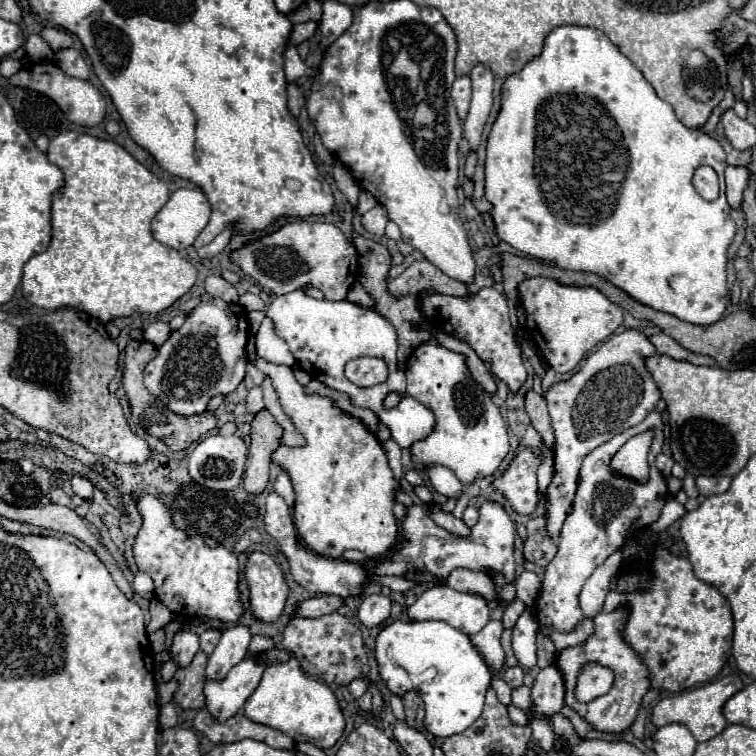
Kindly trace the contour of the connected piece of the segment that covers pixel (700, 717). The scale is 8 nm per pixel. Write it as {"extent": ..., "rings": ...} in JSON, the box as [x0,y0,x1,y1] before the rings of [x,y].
{"extent":[652,674,742,742],"rings":[[[730,674],[730,676],[724,676],[720,680],[714,680],[714,682],[708,682],[704,686],[698,686],[690,692],[682,692],[682,694],[674,694],[674,696],[668,696],[664,700],[660,700],[654,710],[652,710],[652,724],[656,728],[660,726],[666,726],[666,724],[672,724],[672,722],[678,722],[678,724],[684,724],[698,742],[706,742],[710,738],[714,738],[716,734],[720,734],[728,722],[726,718],[722,716],[722,706],[724,702],[734,696],[738,690],[742,688],[742,680],[738,674]]]}

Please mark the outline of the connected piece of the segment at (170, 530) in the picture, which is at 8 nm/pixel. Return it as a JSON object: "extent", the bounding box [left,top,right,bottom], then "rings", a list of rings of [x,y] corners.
{"extent":[134,496,242,622],"rings":[[[142,496],[138,510],[144,524],[134,542],[134,558],[140,572],[146,572],[156,584],[156,598],[178,616],[218,618],[220,622],[236,622],[242,614],[238,594],[238,558],[234,552],[216,546],[210,548],[202,538],[190,538],[174,528],[168,508],[154,496]]]}

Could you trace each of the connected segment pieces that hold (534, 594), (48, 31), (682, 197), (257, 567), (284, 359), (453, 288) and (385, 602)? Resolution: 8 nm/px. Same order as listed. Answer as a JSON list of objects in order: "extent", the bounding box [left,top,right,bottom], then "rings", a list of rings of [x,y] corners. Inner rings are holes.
[{"extent":[516,570,540,602],"rings":[[[524,570],[516,580],[516,596],[522,602],[534,602],[540,594],[540,578],[534,572]]]},{"extent":[40,26,72,52],"rings":[[[45,26],[40,34],[54,52],[58,50],[64,50],[64,48],[70,48],[72,46],[72,38],[68,32],[64,32],[61,28],[55,28],[54,26]]]},{"extent":[486,26,736,326],"rings":[[[558,26],[554,28],[546,42],[544,50],[538,58],[528,62],[524,70],[506,78],[500,90],[500,112],[496,122],[492,124],[488,146],[486,146],[486,200],[492,204],[492,220],[496,224],[496,234],[500,240],[508,242],[516,250],[526,256],[554,262],[564,270],[584,270],[594,272],[620,290],[628,292],[638,302],[674,314],[684,322],[696,326],[708,326],[722,318],[728,304],[726,290],[726,252],[734,240],[736,224],[730,218],[730,206],[724,196],[724,168],[726,168],[726,152],[720,142],[708,136],[704,130],[686,128],[674,114],[674,108],[660,100],[650,82],[642,76],[642,72],[610,42],[610,38],[596,28],[588,26]],[[698,166],[712,166],[720,176],[720,200],[706,202],[692,186],[692,170]]]},{"extent":[244,552,290,622],"rings":[[[264,552],[248,554],[244,578],[250,590],[250,610],[260,622],[276,622],[286,606],[290,588],[276,560]]]},{"extent":[256,316,296,366],"rings":[[[268,316],[262,320],[260,330],[256,334],[256,350],[258,350],[260,358],[274,362],[274,364],[292,366],[296,362],[292,352],[288,350],[288,344],[284,340],[280,340],[280,336],[276,336],[274,324],[272,324],[272,320],[268,320]]]},{"extent":[386,260,468,298],"rings":[[[414,260],[398,278],[392,278],[386,282],[386,290],[394,298],[418,296],[422,290],[428,290],[428,288],[442,294],[450,294],[450,296],[468,294],[468,288],[462,282],[452,280],[428,260]]]},{"extent":[358,594,390,628],"rings":[[[384,594],[366,596],[358,608],[358,620],[368,628],[382,624],[388,616],[390,616],[390,598]]]}]

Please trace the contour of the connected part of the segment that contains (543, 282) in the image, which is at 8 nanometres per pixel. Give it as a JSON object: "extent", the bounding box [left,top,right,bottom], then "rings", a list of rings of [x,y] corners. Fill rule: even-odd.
{"extent":[518,278,624,374],"rings":[[[528,278],[518,284],[520,304],[526,314],[526,332],[546,364],[564,374],[574,370],[580,360],[602,340],[606,340],[624,318],[624,310],[612,304],[594,286],[564,286],[552,278]]]}

